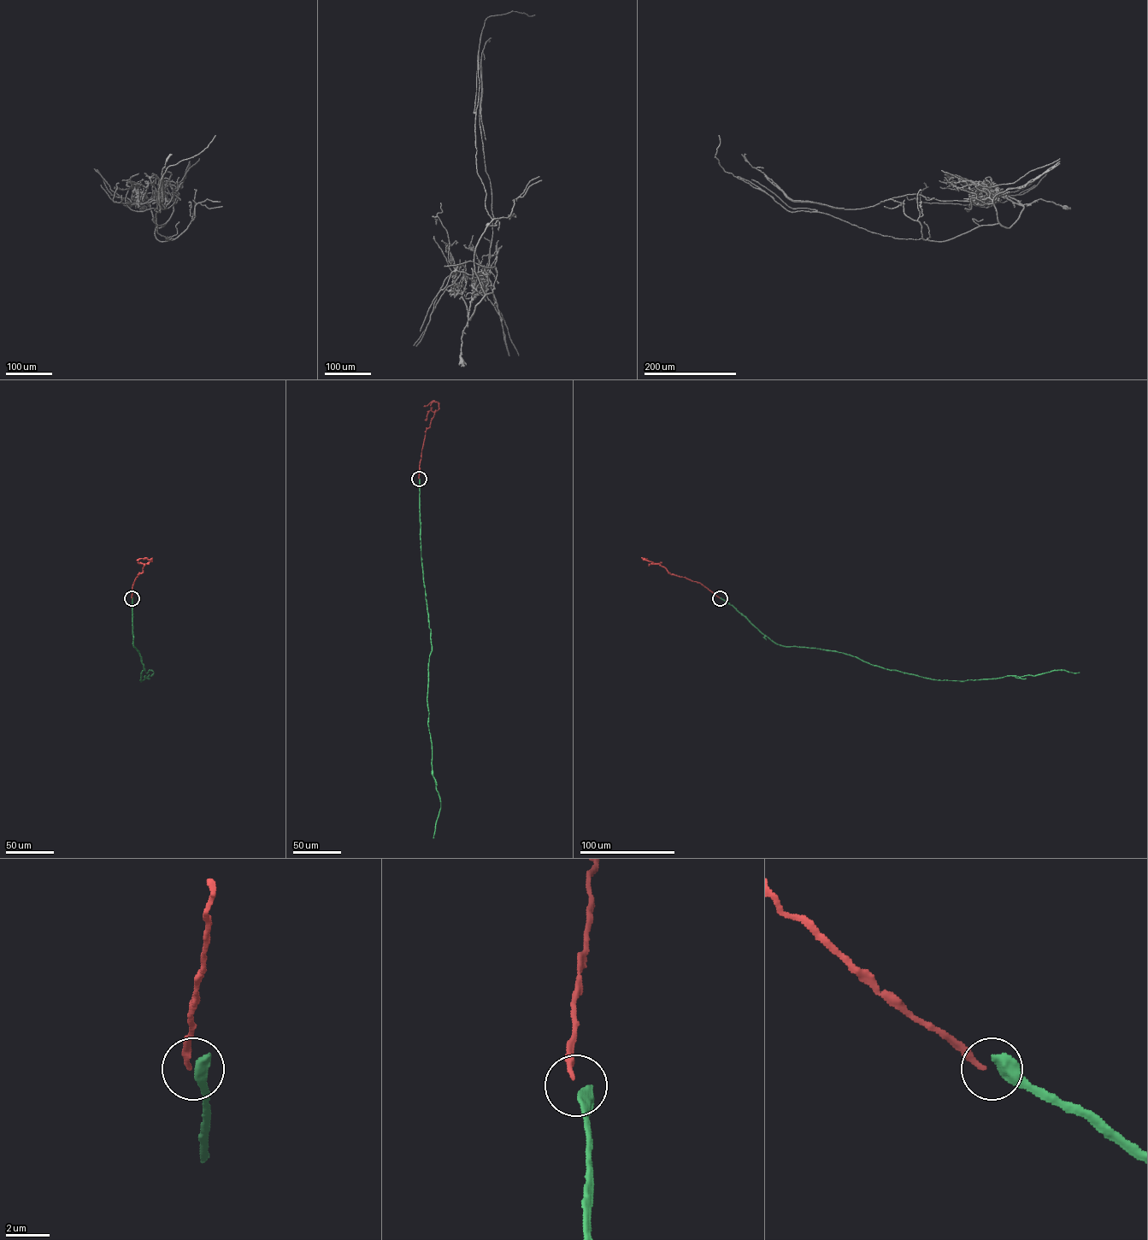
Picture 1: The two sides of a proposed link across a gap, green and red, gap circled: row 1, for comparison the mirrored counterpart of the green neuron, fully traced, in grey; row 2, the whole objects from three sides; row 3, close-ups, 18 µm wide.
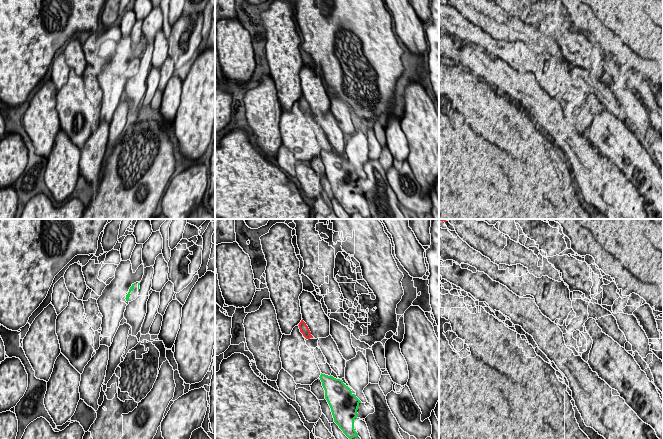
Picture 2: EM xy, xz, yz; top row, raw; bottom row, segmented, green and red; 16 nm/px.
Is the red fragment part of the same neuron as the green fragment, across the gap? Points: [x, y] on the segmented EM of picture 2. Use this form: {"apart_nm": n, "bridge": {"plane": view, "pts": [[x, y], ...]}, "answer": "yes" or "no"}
{"apart_nm": 600, "bridge": {"plane": "xz", "pts": [[321, 373], [309, 338]]}, "answer": "no"}

